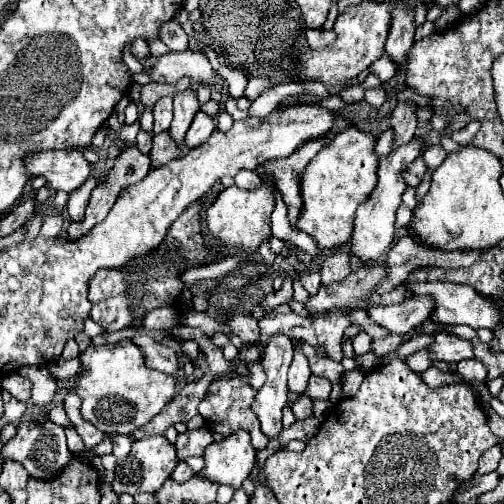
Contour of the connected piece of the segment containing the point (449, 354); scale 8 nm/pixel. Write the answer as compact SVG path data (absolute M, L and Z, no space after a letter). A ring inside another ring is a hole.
M436 333L434 343L428 347L432 353L432 359L442 359L450 363L458 363L462 359L474 359L474 345L468 339L448 335L448 333Z

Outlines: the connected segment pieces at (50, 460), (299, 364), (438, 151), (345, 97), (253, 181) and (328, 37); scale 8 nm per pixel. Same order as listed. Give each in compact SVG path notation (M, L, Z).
M28 421L28 423L20 423L16 429L16 435L4 443L2 457L22 463L24 469L30 473L30 477L50 479L70 461L72 453L66 447L66 429L64 427L58 427L52 421L48 421L48 423Z
M296 349L296 351L294 351L294 361L292 361L290 371L288 371L288 391L290 391L290 393L296 393L296 395L302 395L302 393L306 391L308 379L310 379L308 359L306 359L304 353L300 353L300 351Z
M430 145L430 147L426 147L426 151L424 151L424 155L422 155L422 157L426 159L426 165L434 171L434 169L444 161L446 151L444 151L440 145Z
M350 83L344 89L338 91L338 97L342 97L342 101L352 103L352 101L362 101L364 99L364 87L360 83Z
M238 171L234 177L236 185L240 189L254 189L254 187L262 187L262 179L256 171Z
M306 28L306 37L308 37L308 45L312 49L320 49L320 47L328 47L328 43L332 43L332 39L336 39L336 31Z

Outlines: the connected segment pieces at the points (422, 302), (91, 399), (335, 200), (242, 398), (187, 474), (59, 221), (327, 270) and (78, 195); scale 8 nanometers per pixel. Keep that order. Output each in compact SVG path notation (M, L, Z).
M406 299L402 303L394 303L388 307L370 307L368 315L378 325L386 327L390 333L406 333L428 319L428 311L432 311L432 303L428 299Z
M118 341L114 345L104 345L104 347L88 347L80 359L86 367L86 373L80 377L80 381L74 387L74 391L82 399L80 411L86 421L90 421L94 427L98 427L104 433L110 433L110 431L124 433L124 435L134 433L136 429L150 423L174 397L176 379L172 375L166 375L162 371L154 371L154 369L146 367L142 349L132 341Z
M350 127L338 133L326 147L322 147L320 155L316 155L304 169L300 177L304 211L298 219L298 229L314 237L320 249L334 249L352 241L356 207L370 197L370 191L378 181L378 155L374 147L374 135Z
M220 377L220 379L216 379L216 381L208 387L208 393L206 393L206 397L202 399L198 411L200 411L200 415L206 419L208 427L212 427L212 429L218 427L218 433L222 433L224 437L232 435L232 433L238 431L238 429L248 431L248 433L252 435L252 447L254 447L256 451L260 451L260 449L266 447L268 437L260 431L260 421L256 419L256 413L250 409L254 395L256 395L256 391L252 391L252 387L246 385L244 379L236 379L236 383L232 383L232 385L222 385L222 377Z
M180 461L178 467L176 467L174 473L172 473L172 479L174 479L176 483L184 483L184 481L188 481L188 479L192 479L192 477L194 477L194 471L192 471L184 461Z
M46 215L40 235L47 238L58 237L58 229L62 229L62 225L64 225L64 219L60 215Z
M334 253L328 257L320 269L322 273L322 287L330 287L336 281L344 281L350 275L350 259L348 253Z
M92 171L88 183L84 183L84 187L76 189L76 191L70 195L68 205L66 205L66 211L68 211L68 215L70 215L70 221L80 221L80 219L84 219L84 211L86 211L86 207L88 207L90 193L92 193L92 189L94 189L96 185L98 185L98 177L96 177L96 173Z

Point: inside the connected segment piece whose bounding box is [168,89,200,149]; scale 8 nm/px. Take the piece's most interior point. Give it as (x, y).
(186, 104)

